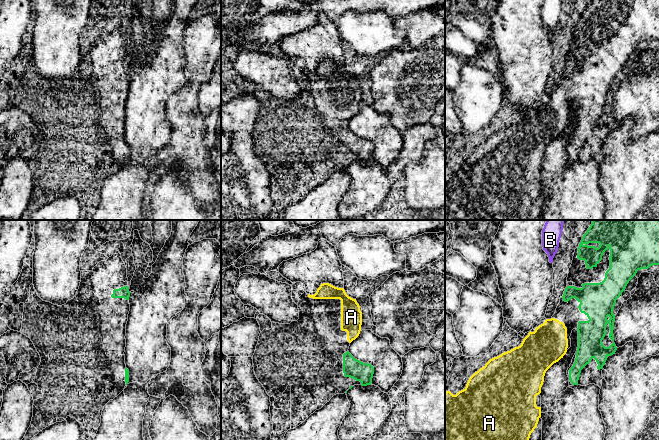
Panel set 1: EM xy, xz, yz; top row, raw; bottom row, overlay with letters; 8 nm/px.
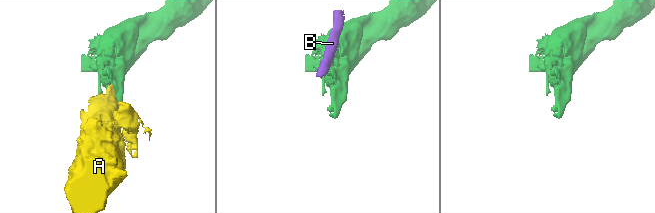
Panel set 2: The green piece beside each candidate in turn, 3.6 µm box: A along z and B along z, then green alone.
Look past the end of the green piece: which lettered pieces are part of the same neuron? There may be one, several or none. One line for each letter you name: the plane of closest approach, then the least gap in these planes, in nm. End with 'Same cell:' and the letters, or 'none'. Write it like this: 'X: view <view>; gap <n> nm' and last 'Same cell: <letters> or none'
A: view xz; gap 70 nm
Same cell: A

